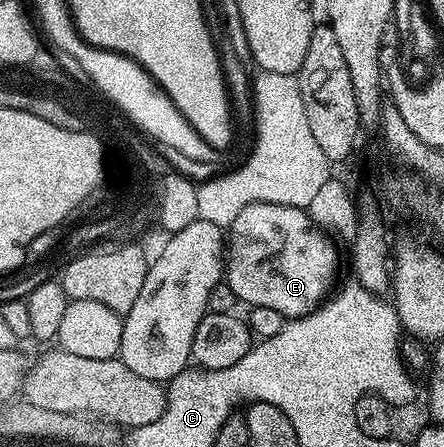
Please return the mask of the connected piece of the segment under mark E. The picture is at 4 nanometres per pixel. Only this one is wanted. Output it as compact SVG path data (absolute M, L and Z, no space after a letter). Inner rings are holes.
M249 204L227 225L224 283L250 309L279 310L287 318L306 316L328 295L337 272L337 248L328 238L304 207Z

